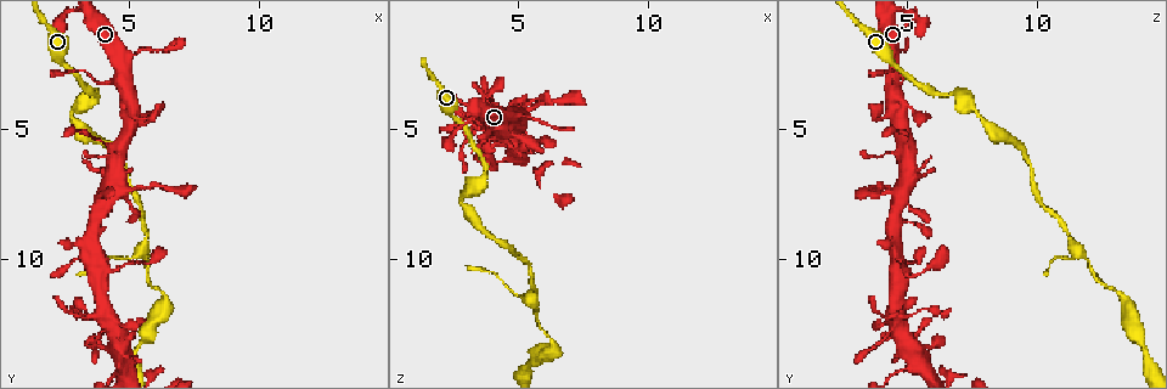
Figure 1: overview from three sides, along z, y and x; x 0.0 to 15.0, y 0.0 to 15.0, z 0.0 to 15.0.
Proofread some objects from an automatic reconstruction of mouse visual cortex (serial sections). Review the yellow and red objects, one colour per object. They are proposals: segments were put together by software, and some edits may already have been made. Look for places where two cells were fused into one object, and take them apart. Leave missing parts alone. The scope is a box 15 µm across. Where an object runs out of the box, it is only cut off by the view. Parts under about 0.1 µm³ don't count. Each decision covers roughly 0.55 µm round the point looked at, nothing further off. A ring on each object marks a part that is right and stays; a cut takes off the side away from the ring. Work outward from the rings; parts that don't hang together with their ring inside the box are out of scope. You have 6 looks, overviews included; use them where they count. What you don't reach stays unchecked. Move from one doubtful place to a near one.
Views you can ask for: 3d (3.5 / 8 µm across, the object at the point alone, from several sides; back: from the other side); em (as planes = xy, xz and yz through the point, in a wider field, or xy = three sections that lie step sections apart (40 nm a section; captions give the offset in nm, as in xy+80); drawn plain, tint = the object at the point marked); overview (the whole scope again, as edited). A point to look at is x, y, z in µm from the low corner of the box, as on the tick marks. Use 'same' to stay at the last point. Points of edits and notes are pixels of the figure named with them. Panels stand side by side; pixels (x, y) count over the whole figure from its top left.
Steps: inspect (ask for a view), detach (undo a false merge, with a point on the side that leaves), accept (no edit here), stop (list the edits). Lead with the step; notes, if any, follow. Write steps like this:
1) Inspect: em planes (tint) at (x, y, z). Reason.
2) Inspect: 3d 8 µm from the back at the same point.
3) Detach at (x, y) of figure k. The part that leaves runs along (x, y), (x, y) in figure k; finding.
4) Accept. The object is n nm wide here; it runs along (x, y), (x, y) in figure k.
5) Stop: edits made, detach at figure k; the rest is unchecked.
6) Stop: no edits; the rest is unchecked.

Inspect: 3d 3.5 µm at (4.8, 3.9, 4.7). Thin arm on a thick one.

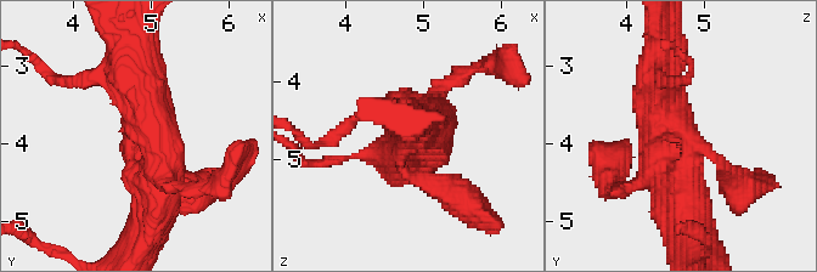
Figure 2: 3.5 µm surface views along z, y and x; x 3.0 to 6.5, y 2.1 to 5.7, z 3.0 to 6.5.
Inspect: em planes (tint) at (4.85, 3.85, 4.70). 4 arms meet here; the arms are 150, 200, 500, 600 nm wide; shape alone is not enough.

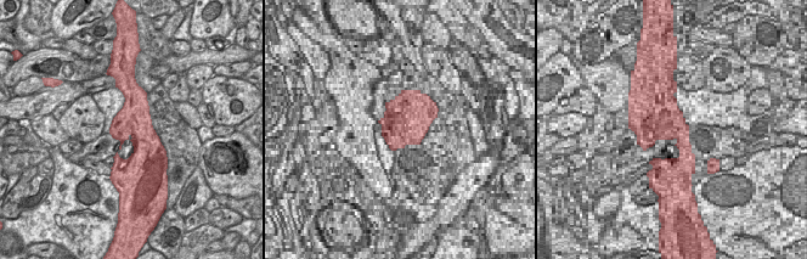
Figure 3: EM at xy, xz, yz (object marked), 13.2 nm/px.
Accept. It runs along (137, 39), (159, 136), (156, 192) in figure 2; all the same cell.

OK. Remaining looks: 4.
Inspect: 3d 3.5 µm from the back at (4.4, 13.4, 5.4). Looks like a crossing.

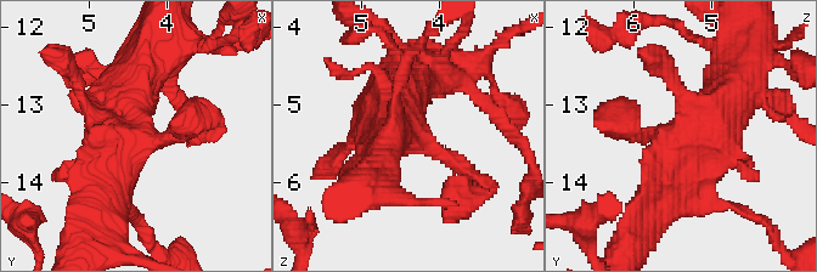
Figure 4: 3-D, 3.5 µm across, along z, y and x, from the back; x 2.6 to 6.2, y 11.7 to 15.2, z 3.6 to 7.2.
Inspect: em planes (tint) at (4.30, 13.50, 5.45). Shape alone is not enough.

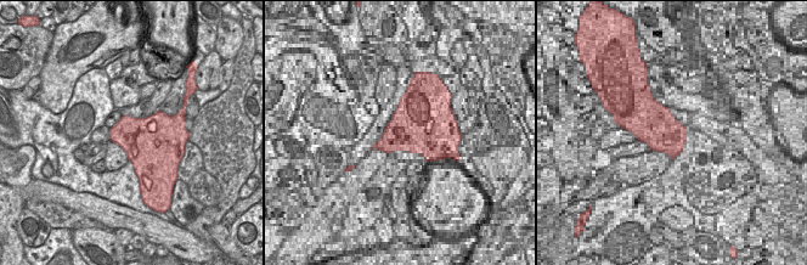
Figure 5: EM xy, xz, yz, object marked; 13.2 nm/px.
Accept. The object is 650 nm wide here; it runs along (734, 80), (651, 219) in figure 4; all the same cell.

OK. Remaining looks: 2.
Inspect: 3d 3.5 µm at (3.1, 4.2, 7.4). Sharp bend.

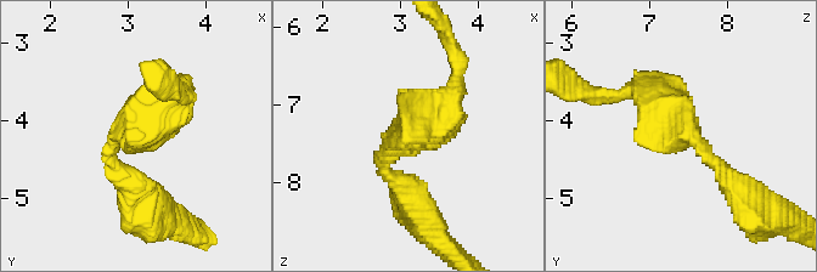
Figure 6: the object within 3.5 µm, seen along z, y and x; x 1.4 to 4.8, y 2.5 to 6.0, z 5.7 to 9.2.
Inspect: em xy step 3 (tint) at (3.05, 4.15, 7.45). The arms are 200, 450 nm wide; need the tissue.

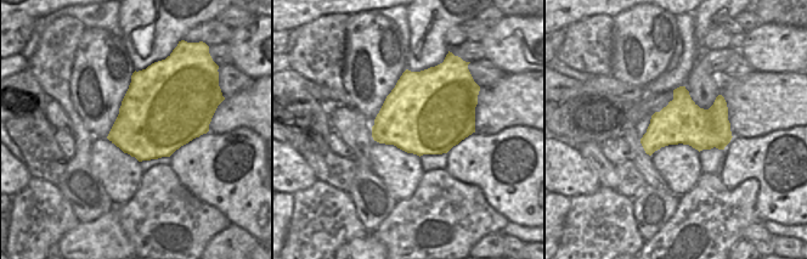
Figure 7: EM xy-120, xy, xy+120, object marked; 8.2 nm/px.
Accept. It runs along (642, 91), (732, 183) in figure 6; all the same cell.

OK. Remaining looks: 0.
Stop: no edits; the rest is unchecked.

